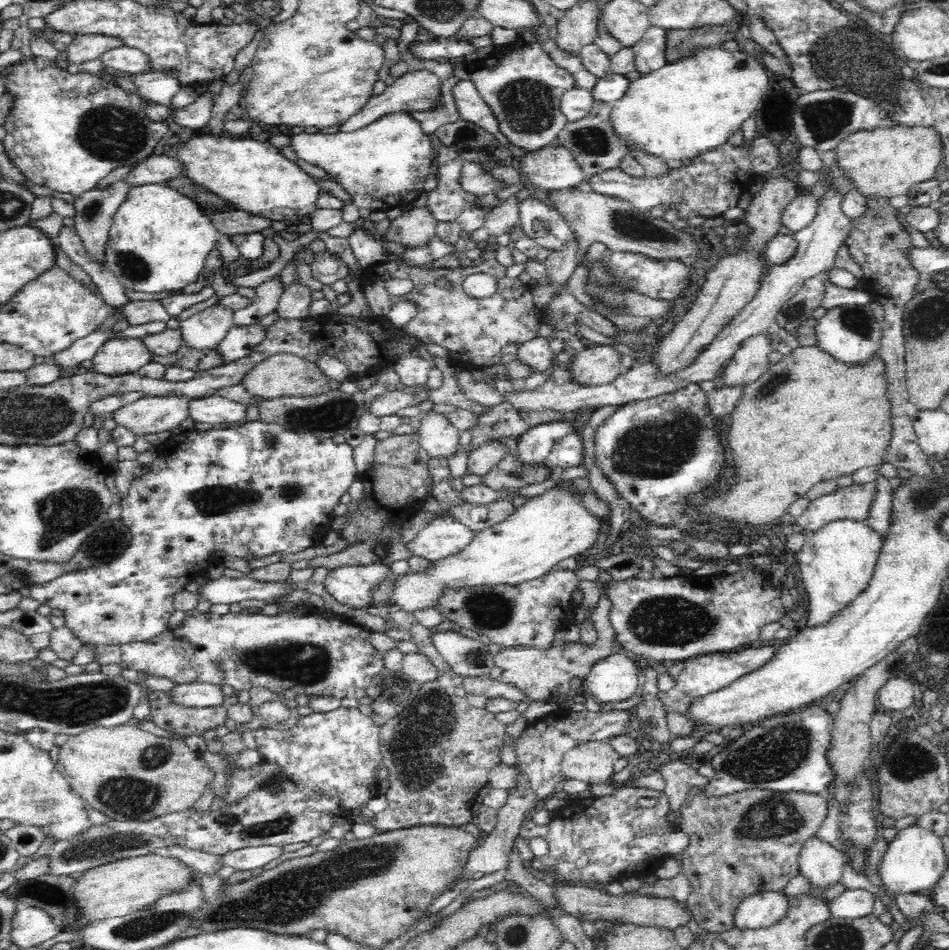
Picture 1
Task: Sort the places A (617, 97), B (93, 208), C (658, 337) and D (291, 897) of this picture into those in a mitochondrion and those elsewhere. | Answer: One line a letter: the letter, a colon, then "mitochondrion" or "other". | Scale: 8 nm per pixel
A: other
B: mitochondrion
C: other
D: mitochondrion

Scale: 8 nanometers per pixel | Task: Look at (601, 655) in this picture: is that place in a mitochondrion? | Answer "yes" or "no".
no

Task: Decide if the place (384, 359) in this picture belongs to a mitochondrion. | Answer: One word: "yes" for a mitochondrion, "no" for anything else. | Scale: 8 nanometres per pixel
no

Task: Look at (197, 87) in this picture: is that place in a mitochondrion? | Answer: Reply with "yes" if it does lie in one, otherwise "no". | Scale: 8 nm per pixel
no

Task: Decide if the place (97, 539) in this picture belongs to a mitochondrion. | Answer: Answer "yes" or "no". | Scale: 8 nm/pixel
yes

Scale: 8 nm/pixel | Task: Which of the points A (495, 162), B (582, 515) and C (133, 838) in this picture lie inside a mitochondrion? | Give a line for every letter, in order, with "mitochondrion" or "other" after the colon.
A: other
B: other
C: mitochondrion

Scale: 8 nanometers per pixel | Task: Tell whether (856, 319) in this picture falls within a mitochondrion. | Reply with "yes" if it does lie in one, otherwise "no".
yes

